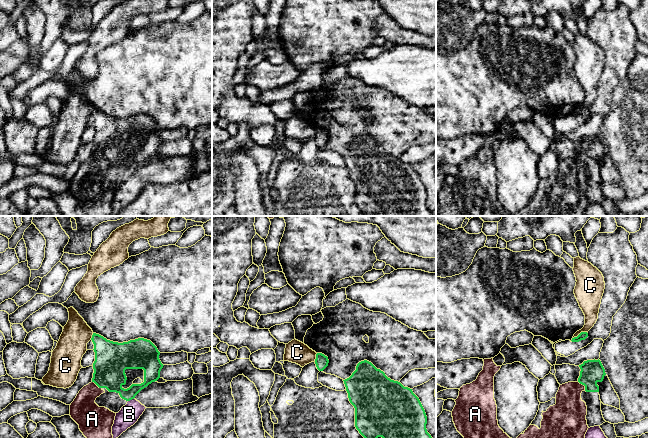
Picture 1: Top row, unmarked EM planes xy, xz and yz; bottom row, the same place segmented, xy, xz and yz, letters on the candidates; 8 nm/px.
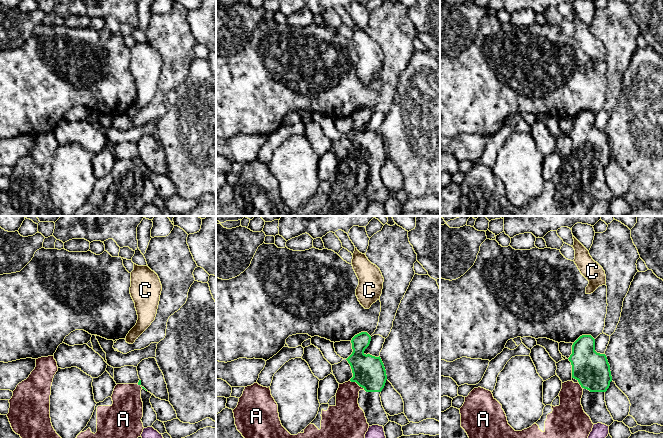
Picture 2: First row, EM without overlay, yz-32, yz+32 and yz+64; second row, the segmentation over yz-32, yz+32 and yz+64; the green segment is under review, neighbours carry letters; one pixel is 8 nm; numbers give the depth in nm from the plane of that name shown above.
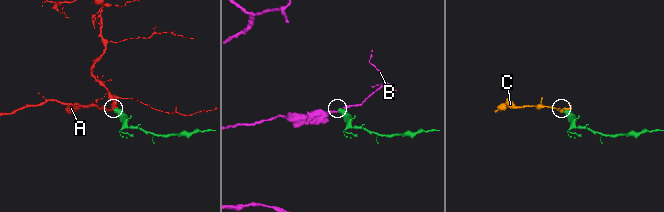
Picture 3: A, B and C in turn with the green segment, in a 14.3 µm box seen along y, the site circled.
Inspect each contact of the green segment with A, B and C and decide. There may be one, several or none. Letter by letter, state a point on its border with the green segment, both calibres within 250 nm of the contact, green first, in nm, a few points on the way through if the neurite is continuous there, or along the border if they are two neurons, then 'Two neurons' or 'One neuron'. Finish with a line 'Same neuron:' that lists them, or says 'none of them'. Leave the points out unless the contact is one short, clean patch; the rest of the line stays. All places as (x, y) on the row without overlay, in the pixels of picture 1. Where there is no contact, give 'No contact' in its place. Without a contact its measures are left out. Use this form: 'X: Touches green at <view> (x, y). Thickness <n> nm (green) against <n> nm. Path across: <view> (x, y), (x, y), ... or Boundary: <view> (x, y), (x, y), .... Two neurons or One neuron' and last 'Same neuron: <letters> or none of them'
A: Touches green at yz (583, 160). Thickness 190 nm (green) against 260 nm. One neuron
B: Touches green at xy (130, 175). Thickness 220 nm (green) against 160 nm. Boundary: xy (133, 174), (128, 177). Two neurons
C: Touches green at yz (580, 109). Thickness 60 nm (green) against 160 nm. Boundary: yz (586, 107), (581, 107), (573, 114). Two neurons
Same neuron: A

